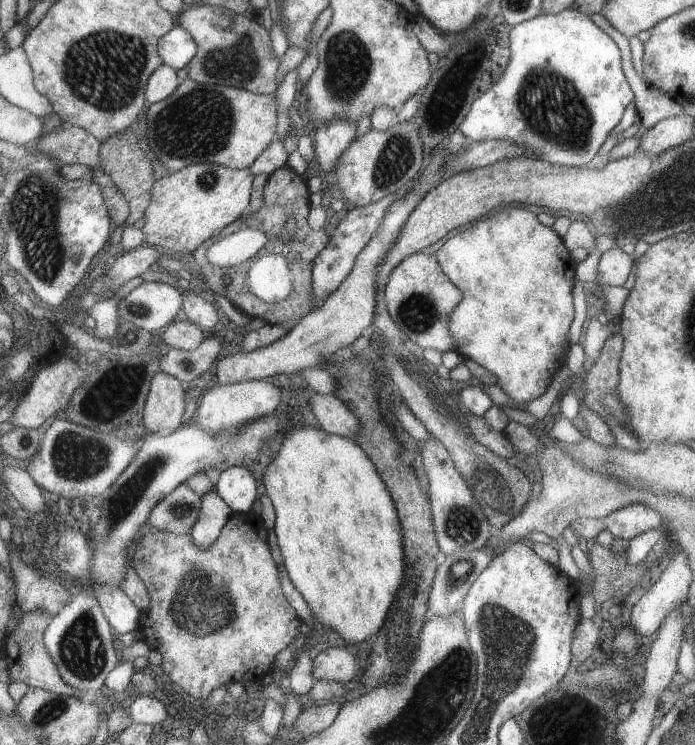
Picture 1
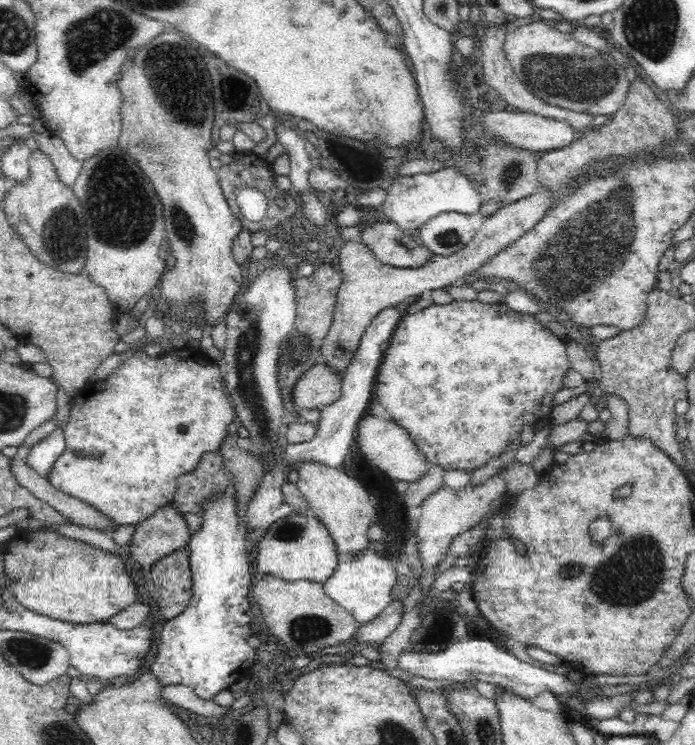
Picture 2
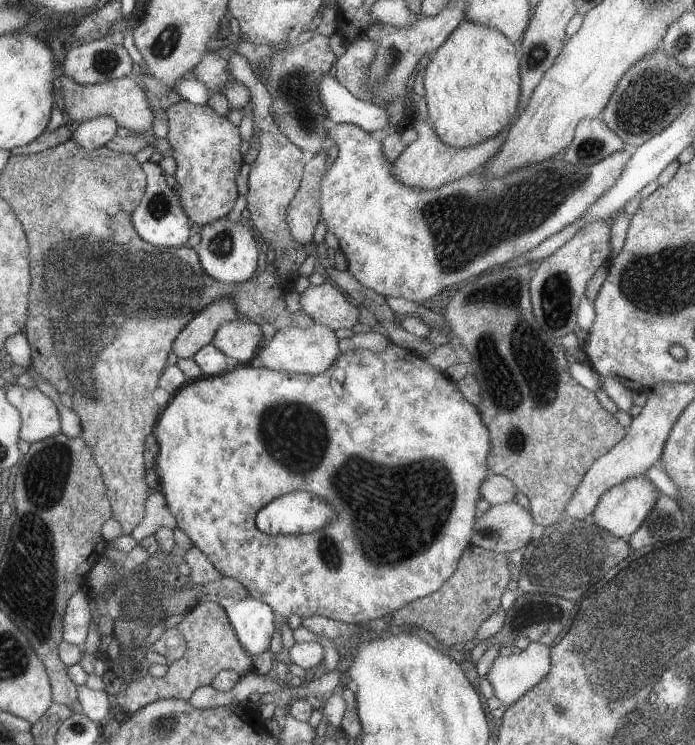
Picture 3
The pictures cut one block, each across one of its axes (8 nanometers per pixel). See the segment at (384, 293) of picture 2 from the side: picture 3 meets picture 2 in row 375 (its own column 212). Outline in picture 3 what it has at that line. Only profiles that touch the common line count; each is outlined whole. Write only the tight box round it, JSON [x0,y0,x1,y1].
[211,319,261,365]

